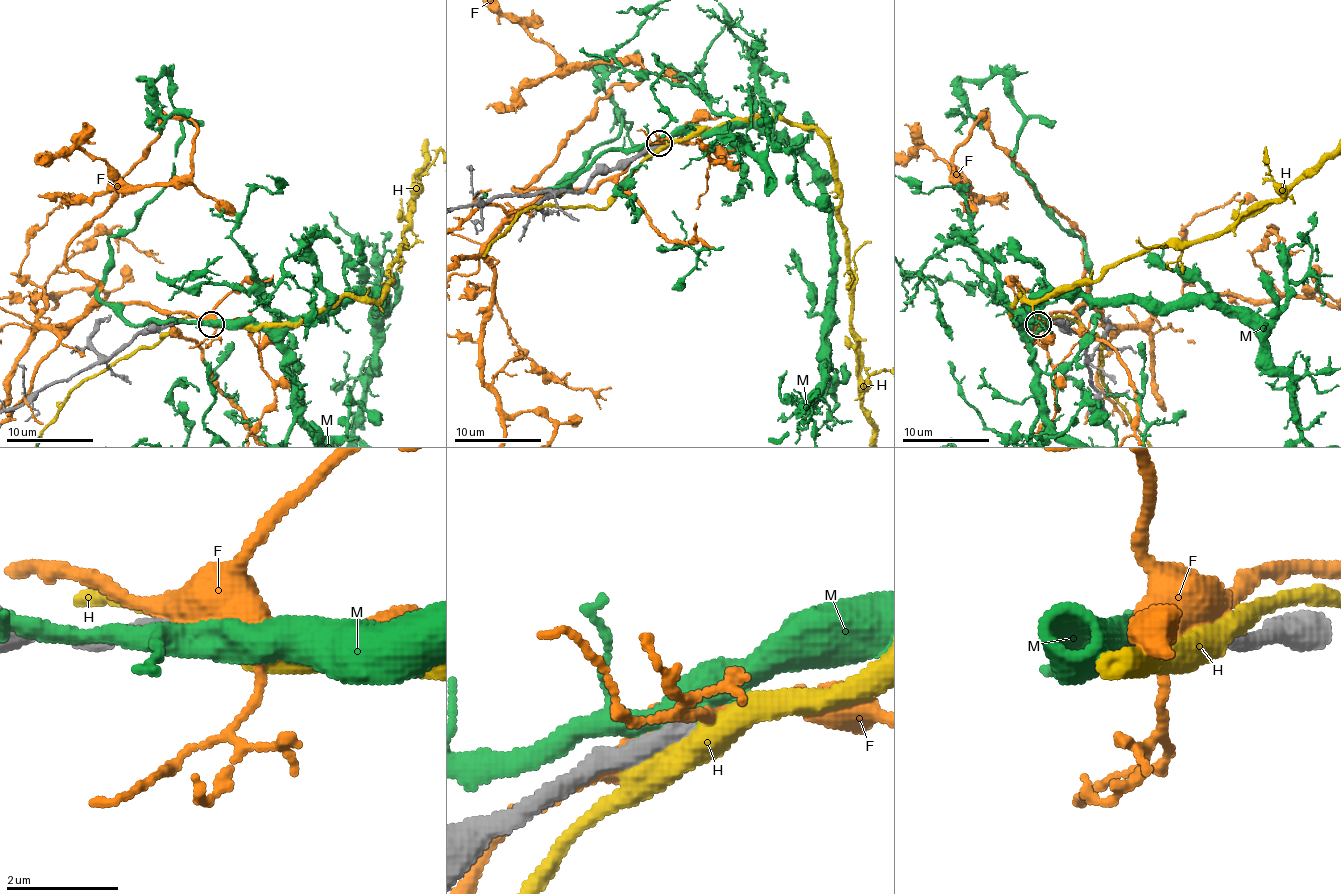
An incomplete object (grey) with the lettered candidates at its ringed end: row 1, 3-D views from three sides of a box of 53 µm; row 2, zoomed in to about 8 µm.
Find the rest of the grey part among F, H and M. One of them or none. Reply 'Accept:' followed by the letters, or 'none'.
Accept: M

